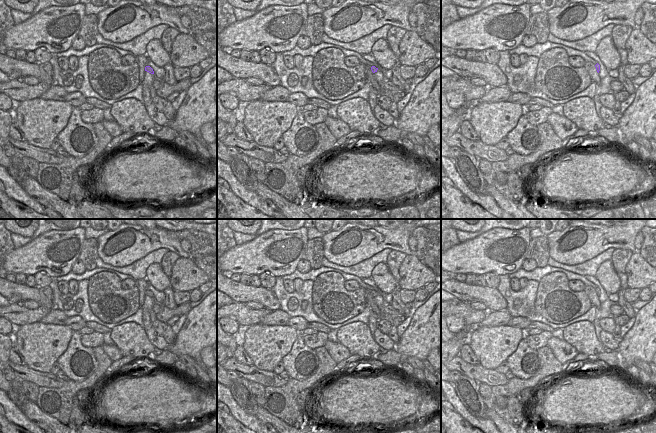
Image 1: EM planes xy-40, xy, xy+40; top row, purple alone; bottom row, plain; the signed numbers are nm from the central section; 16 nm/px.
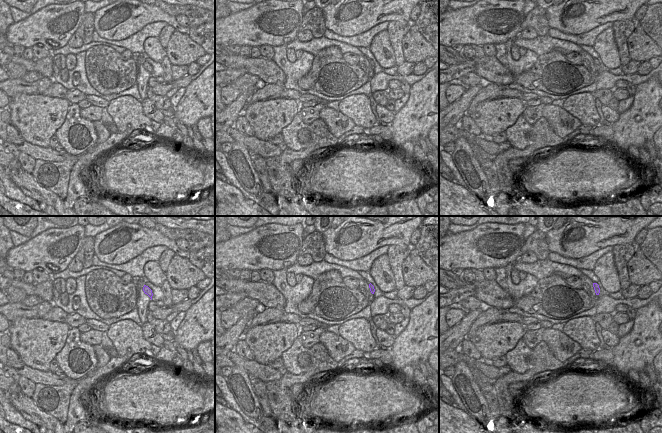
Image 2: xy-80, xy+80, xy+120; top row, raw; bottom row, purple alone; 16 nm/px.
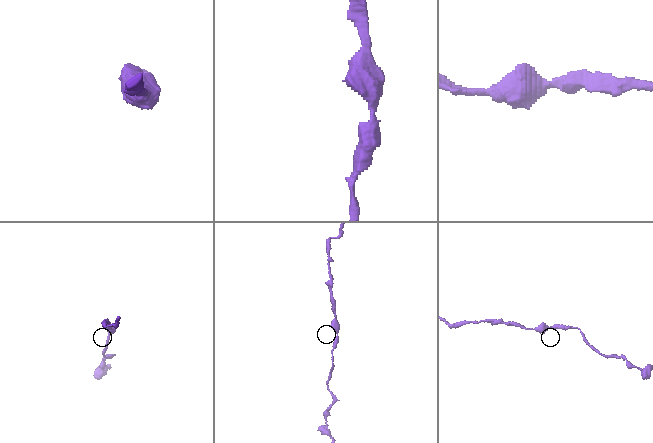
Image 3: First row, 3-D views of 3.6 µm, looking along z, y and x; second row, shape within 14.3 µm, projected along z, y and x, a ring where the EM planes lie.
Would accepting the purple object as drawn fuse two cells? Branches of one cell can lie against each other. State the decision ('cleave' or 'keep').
keep

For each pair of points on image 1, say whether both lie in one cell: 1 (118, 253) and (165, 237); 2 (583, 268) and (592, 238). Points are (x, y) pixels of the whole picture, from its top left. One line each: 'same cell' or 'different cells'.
1: same cell
2: different cells

